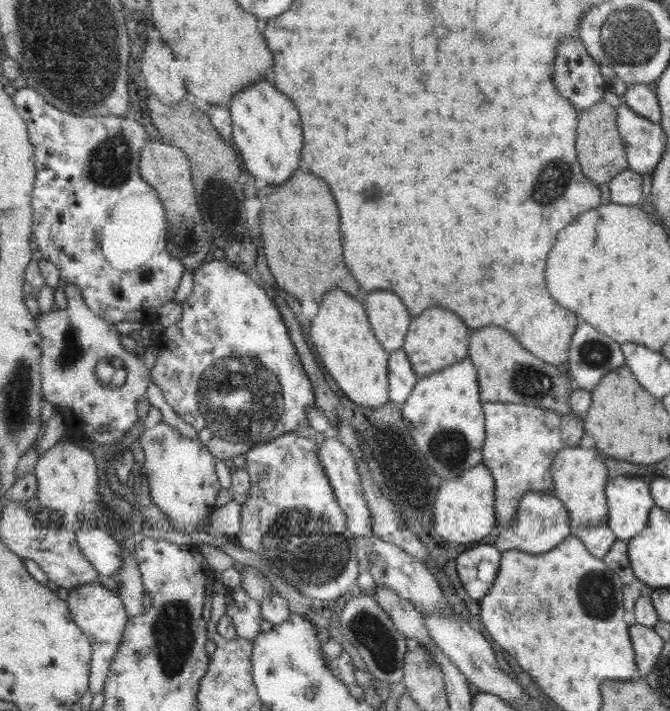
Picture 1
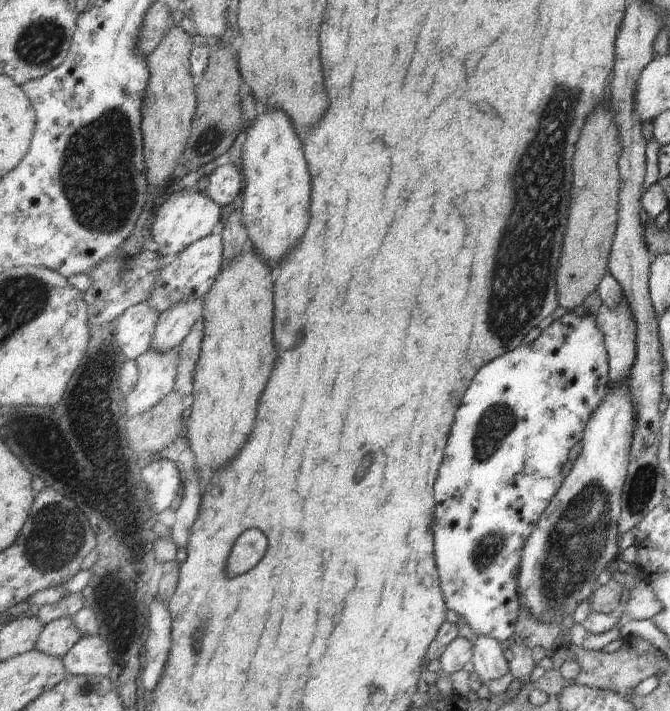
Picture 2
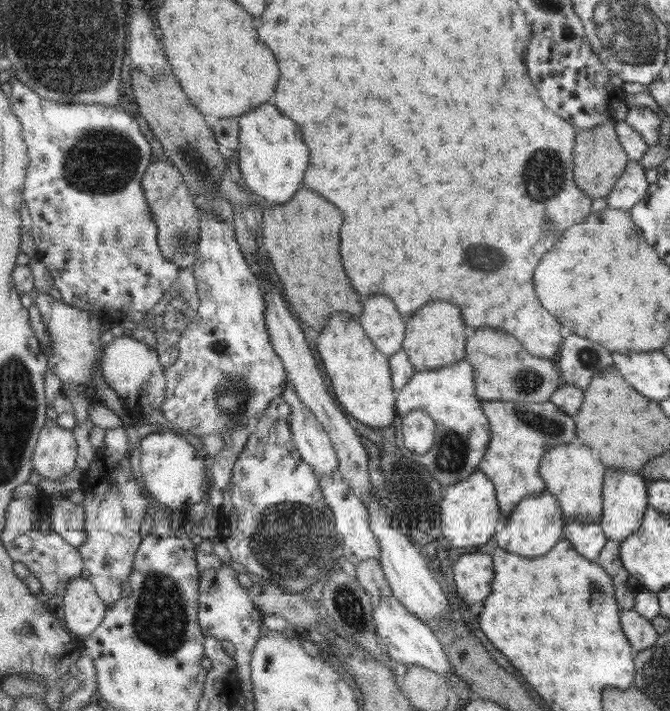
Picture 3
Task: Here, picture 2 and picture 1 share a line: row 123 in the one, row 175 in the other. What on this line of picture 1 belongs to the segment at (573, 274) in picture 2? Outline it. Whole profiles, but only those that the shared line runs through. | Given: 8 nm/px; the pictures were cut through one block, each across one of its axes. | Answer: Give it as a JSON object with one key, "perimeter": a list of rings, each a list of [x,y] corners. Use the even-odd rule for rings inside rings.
{"perimeter":[[[606,101],[580,111],[576,152],[578,152],[578,162],[582,166],[584,176],[591,179],[596,185],[609,183],[618,173],[629,168],[626,150],[619,136],[618,112]]]}

